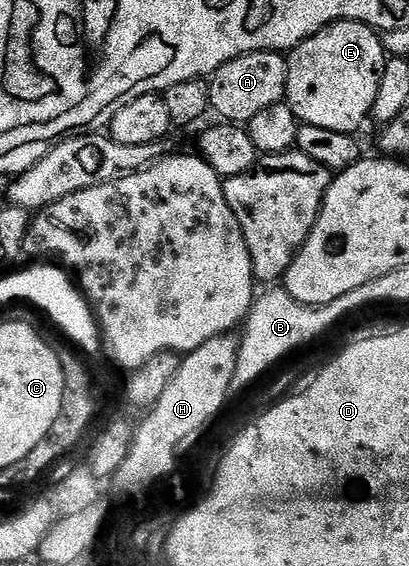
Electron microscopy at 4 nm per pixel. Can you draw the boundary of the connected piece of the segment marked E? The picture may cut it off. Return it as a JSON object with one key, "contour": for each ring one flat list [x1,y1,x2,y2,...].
{"contour":[[335,21,333,24,320,29,315,36,308,37,303,43,296,45,296,47,288,54,287,60,289,62,289,66,287,67,285,101,291,107,293,114,297,116,297,120,300,124,314,125,315,127,327,127,327,131,356,134,358,132,357,128,359,128,364,121,368,122,370,120,373,108,375,107,375,95,379,91,379,79,383,75,387,60,385,42,382,34,378,32,378,30,373,29,370,25,359,23,358,21]]}

